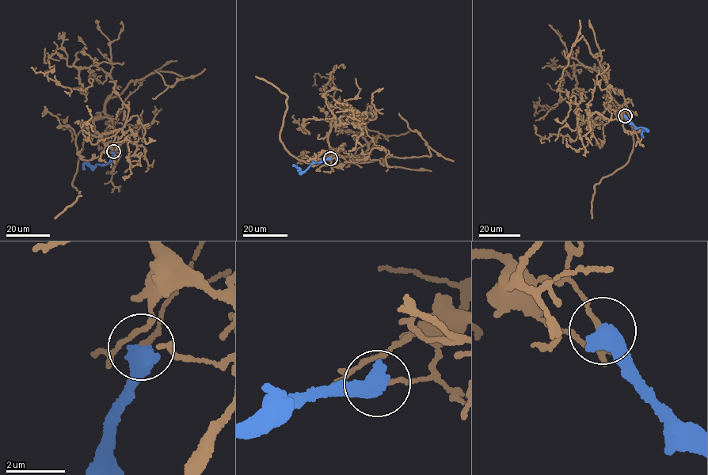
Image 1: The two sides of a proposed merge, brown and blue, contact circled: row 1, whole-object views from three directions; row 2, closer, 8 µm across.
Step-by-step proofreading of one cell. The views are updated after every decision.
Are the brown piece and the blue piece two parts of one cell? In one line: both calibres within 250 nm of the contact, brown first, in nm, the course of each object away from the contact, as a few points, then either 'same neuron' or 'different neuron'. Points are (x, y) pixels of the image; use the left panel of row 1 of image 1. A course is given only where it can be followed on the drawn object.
150 nm thick on the brown side, 700 nm on the other; brown runs (113, 151), (112, 119), (93, 117), (104, 115), (112, 77), (81, 68), (85, 92), (33, 70); blue runs (113, 151), (106, 164), (92, 166), (85, 163), (84, 169); different neuron

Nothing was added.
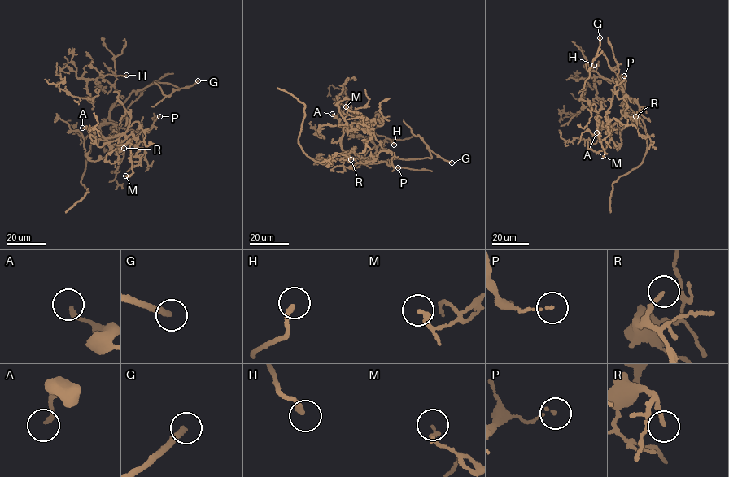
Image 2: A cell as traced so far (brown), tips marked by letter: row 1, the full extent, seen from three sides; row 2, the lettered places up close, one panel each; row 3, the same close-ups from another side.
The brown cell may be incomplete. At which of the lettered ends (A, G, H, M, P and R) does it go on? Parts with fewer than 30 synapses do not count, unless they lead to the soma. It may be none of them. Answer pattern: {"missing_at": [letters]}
{"missing_at": ["G"]}

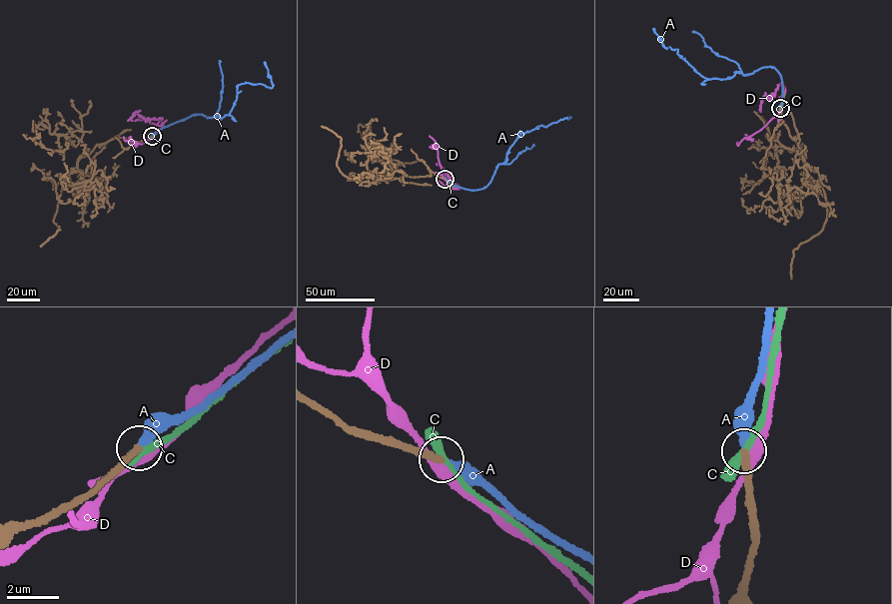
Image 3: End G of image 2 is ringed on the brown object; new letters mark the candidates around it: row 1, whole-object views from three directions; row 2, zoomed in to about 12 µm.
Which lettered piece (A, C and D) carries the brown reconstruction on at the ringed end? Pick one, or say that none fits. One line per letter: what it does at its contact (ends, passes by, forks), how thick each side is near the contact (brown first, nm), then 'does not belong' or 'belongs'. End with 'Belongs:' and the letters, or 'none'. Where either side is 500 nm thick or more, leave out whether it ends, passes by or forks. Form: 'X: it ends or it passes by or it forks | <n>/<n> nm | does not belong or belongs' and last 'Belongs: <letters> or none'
A: it ends | 280/420 nm | belongs
C: it ends | 320/440 nm | does not belong
D: it passes by | 360/300 nm | does not belong
Belongs: A

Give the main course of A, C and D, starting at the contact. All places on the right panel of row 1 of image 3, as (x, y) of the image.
A: (780, 107), (782, 80), (772, 66), (705, 78), (677, 49), (665, 47), (653, 29)
C: (780, 108), (784, 94)
D: (781, 109), (784, 93), (782, 87), (785, 89), (781, 83), (774, 95), (764, 96), (759, 110)

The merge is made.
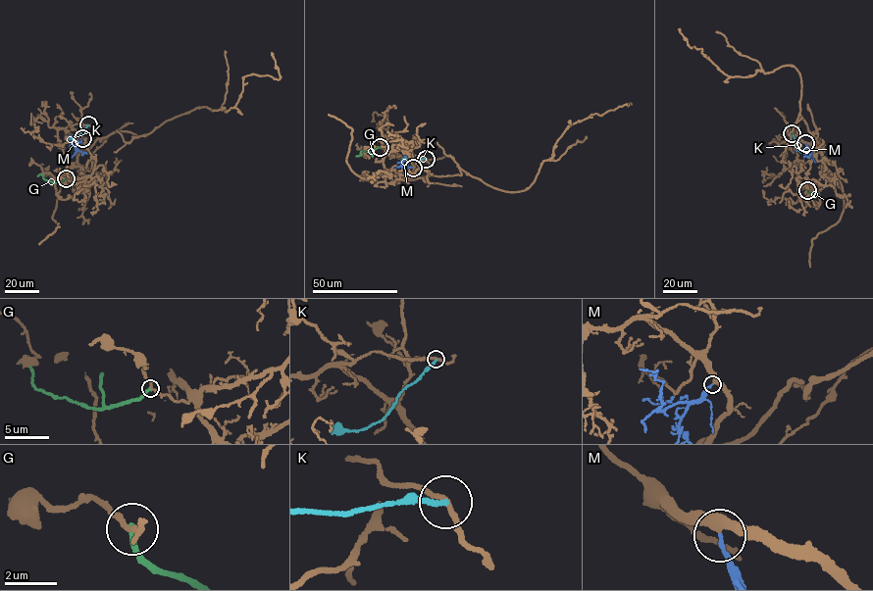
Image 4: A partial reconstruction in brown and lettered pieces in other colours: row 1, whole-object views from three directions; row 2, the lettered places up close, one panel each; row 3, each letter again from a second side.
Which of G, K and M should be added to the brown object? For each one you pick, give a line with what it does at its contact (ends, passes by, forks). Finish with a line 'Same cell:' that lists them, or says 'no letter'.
M: it ends there
Same cell: M

